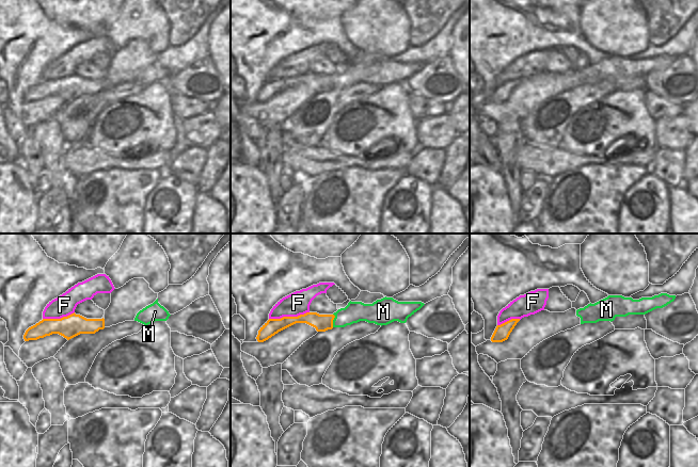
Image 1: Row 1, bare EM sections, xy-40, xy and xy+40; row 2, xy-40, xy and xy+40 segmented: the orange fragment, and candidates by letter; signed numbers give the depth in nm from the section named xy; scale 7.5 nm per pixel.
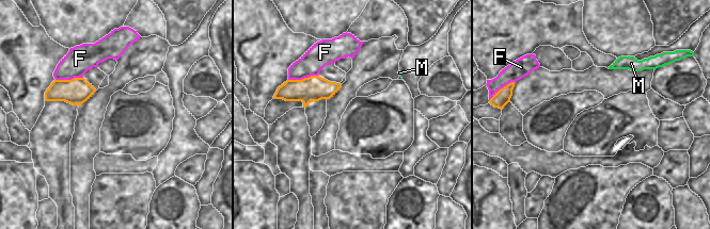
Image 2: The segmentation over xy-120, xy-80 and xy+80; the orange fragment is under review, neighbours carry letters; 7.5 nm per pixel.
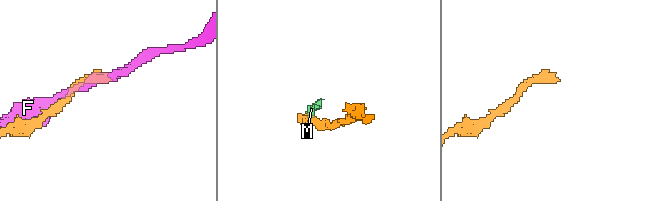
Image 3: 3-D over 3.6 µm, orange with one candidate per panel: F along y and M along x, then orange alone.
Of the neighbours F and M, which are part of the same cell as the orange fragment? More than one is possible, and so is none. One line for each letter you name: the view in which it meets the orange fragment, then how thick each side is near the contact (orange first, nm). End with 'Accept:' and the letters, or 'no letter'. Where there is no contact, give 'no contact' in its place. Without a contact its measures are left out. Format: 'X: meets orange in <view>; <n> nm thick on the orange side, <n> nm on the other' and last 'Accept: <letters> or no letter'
Accept: no letter

